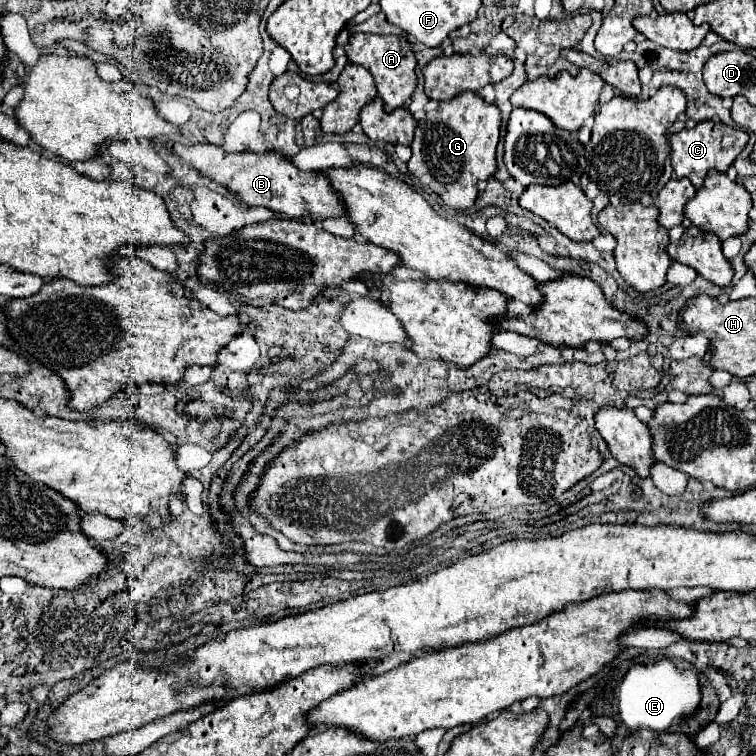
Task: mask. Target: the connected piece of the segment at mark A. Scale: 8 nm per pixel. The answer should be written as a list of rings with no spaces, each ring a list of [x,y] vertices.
[[[352,34],[348,44],[344,46],[350,62],[364,66],[370,70],[376,82],[378,96],[384,100],[384,110],[392,112],[410,100],[416,88],[416,56],[412,52],[410,42],[404,36],[380,36],[380,34]]]

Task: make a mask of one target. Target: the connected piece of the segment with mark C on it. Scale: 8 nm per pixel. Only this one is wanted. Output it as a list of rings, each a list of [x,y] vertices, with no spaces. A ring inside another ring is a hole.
[[[706,120],[706,122],[700,122],[696,124],[692,130],[680,130],[676,134],[670,136],[670,162],[672,162],[672,168],[674,168],[674,174],[678,178],[688,178],[696,188],[702,186],[704,182],[704,176],[708,170],[718,170],[718,172],[726,172],[732,162],[736,160],[736,156],[742,152],[744,144],[748,142],[748,134],[744,130],[738,130],[738,128],[730,128],[730,126],[724,126],[720,122],[712,122],[712,120]],[[724,136],[732,136],[734,142],[732,146],[728,148],[722,148],[722,138]]]

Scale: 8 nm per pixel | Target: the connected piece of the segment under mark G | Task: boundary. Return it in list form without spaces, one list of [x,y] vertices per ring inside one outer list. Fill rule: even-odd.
[[[460,92],[452,100],[440,102],[436,110],[426,112],[426,116],[418,122],[414,140],[410,144],[412,158],[408,160],[408,172],[420,178],[424,186],[436,192],[446,206],[456,210],[472,208],[478,196],[478,182],[488,180],[496,172],[496,144],[500,138],[500,110],[494,104],[484,102],[476,92]]]

